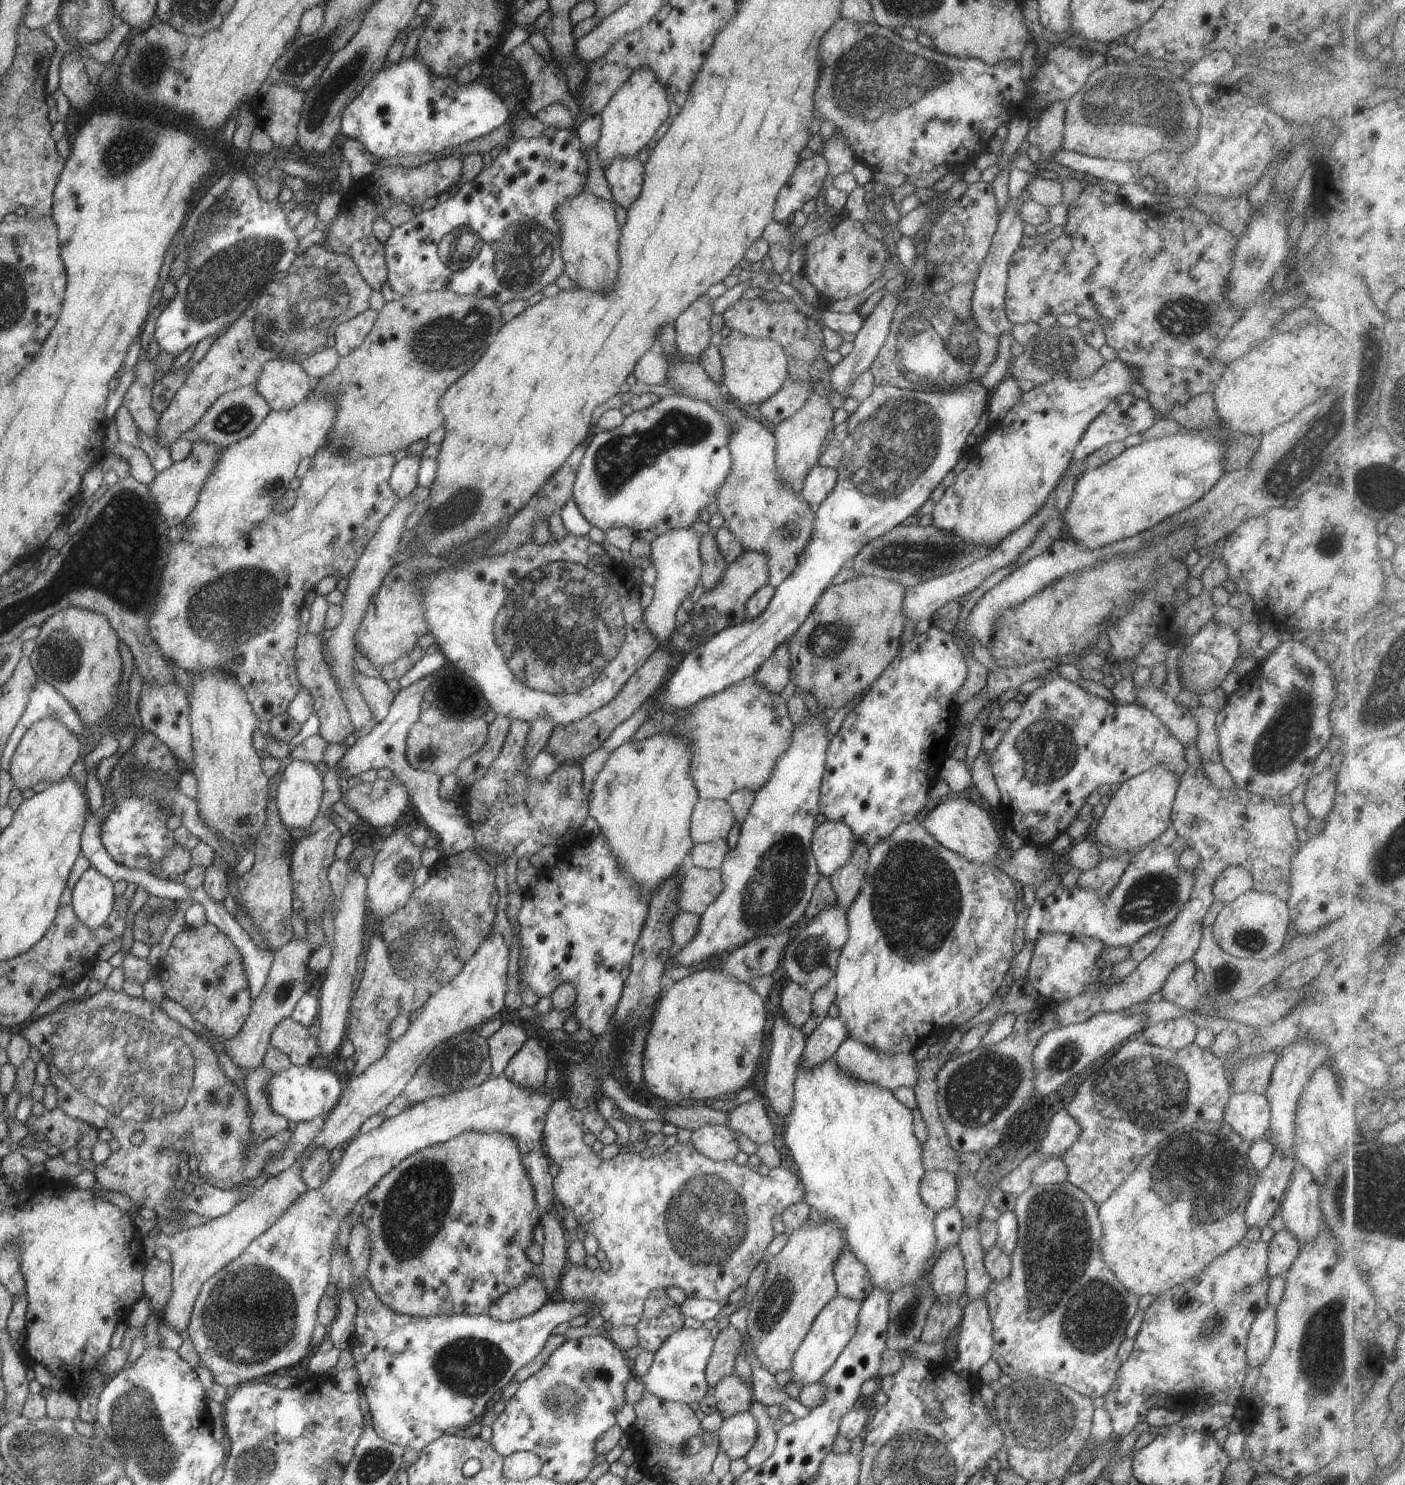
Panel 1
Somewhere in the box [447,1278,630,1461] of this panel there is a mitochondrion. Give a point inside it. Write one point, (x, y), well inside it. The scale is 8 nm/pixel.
(564, 1401)

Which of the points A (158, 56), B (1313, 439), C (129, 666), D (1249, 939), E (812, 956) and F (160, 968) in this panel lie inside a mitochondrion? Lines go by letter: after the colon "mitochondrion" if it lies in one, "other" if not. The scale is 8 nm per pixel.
A: mitochondrion
B: mitochondrion
C: other
D: mitochondrion
E: mitochondrion
F: other

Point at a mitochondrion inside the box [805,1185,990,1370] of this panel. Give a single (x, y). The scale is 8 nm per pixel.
(907, 1315)

